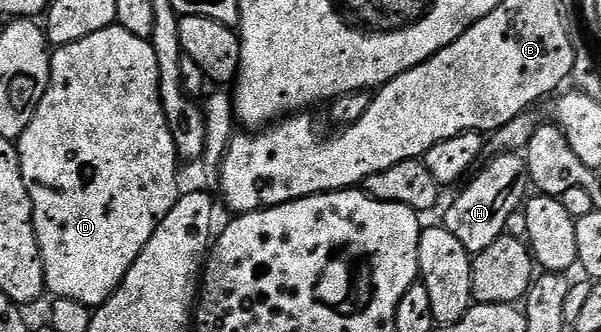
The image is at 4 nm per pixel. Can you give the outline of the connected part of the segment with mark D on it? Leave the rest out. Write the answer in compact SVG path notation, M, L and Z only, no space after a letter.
M113 23L105 30L97 30L97 34L89 34L89 38L81 38L81 42L69 42L58 45L51 52L51 77L49 86L25 130L19 135L17 141L19 150L19 165L21 174L25 178L25 186L29 190L31 209L35 233L39 243L39 253L43 259L45 282L47 292L55 298L73 298L73 302L81 302L89 309L96 309L108 300L121 286L125 274L137 262L141 250L153 238L159 223L173 210L179 201L181 187L179 188L179 151L175 149L173 134L169 130L169 122L165 118L165 110L159 93L159 67L157 54L153 50L150 40L137 38L137 34L129 34L119 23Z

